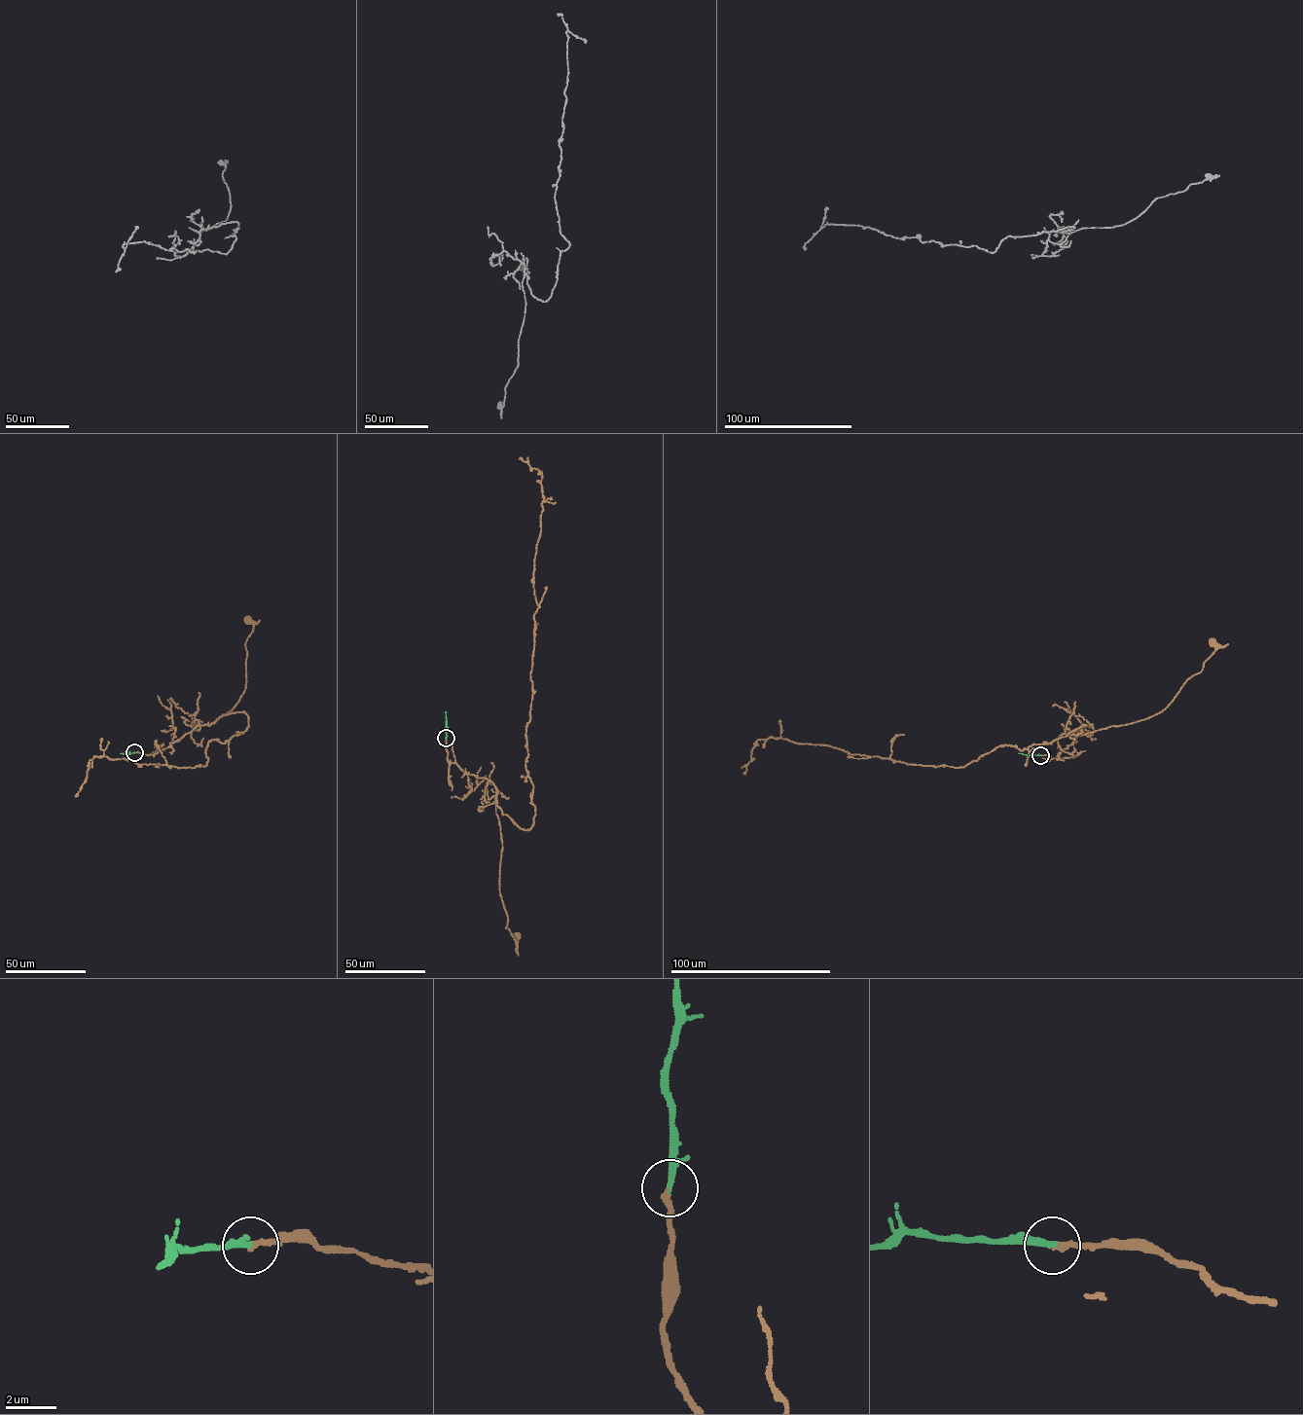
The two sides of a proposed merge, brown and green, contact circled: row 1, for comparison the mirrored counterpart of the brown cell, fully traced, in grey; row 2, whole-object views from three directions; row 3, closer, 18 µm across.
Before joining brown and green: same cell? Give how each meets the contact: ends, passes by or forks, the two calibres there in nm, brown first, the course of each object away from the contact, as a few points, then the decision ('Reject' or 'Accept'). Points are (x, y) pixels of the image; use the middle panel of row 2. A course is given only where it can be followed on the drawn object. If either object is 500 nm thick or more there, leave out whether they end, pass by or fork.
At the ring brown ends. At the ring green ends. Thickness 180 nm (brown) against 260 nm. Course of brown: (446, 738), (449, 761), (488, 780), (496, 788), (499, 893), (506, 927), (516, 941), (515, 935). Course of green: (446, 738), (446, 711). Accept

